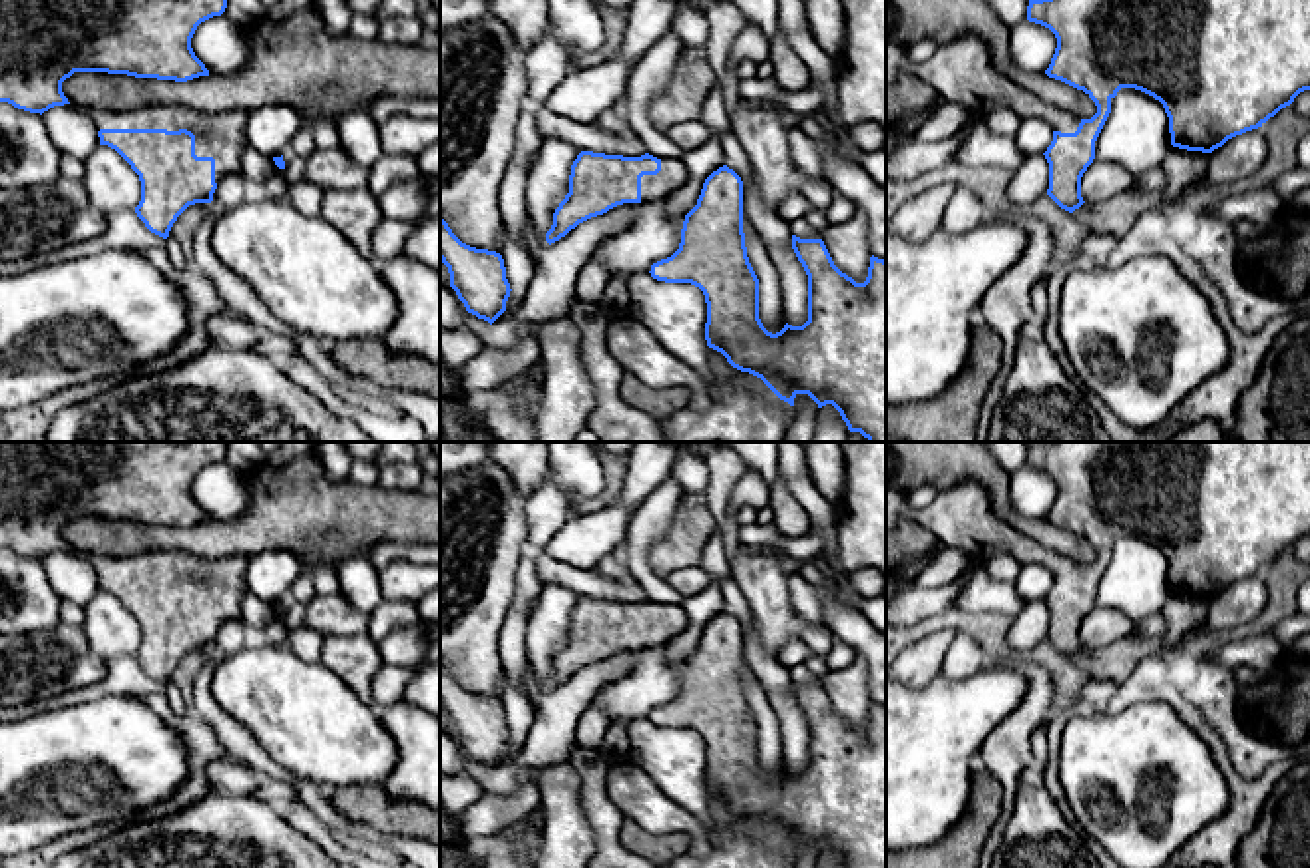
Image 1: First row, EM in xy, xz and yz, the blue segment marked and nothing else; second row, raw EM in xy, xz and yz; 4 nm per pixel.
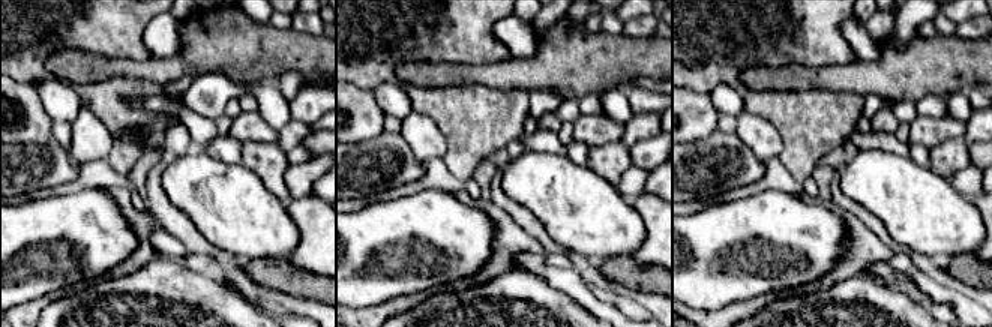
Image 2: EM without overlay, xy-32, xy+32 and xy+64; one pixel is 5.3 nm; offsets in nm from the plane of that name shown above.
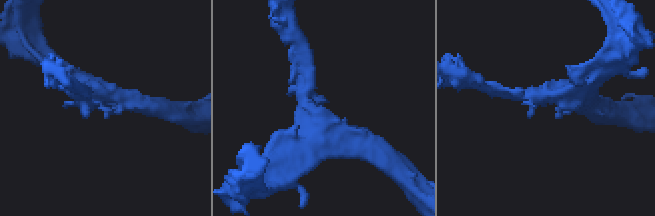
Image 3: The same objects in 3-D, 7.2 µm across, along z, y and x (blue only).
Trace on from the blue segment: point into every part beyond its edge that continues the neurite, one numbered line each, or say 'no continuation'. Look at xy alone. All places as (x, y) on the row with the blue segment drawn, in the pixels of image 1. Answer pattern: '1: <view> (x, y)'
1: xy (221, 136)

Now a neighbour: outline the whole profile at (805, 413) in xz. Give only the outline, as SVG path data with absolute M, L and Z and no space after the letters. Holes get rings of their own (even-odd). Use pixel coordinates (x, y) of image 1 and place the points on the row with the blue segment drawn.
M796 394L782 442L812 442L818 412L818 404L808 394Z

